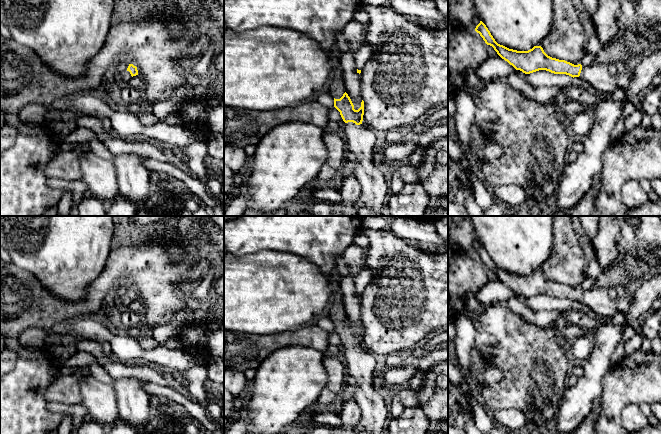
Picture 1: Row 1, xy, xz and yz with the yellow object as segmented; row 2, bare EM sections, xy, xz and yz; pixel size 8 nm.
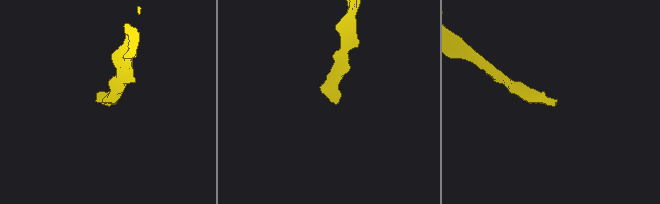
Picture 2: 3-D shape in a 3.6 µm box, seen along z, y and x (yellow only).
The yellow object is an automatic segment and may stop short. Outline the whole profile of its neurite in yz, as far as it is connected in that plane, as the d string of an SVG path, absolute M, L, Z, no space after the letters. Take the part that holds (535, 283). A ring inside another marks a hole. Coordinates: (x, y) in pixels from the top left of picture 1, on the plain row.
M482 245L476 250L475 255L480 258L487 269L494 272L502 283L525 298L546 294L554 298L566 298L573 302L580 301L602 318L612 318L616 312L624 314L631 306L633 299L631 291L626 297L617 297L613 300L607 289L599 287L592 287L587 291L583 291L581 288L574 289L548 280L541 270L534 270L528 275L509 273L495 265Z

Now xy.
M129 288L128 292L121 298L122 304L128 306L133 300L138 299L137 291Z

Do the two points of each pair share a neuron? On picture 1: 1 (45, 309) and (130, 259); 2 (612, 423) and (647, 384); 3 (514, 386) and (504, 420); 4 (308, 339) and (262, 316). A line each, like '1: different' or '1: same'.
1: same
2: same
3: different
4: different

